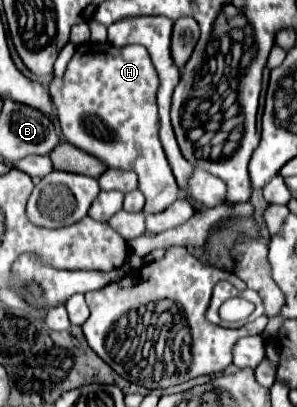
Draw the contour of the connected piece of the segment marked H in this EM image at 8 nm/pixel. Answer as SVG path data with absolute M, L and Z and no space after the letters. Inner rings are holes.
M108 42L80 44L64 78L54 78L50 84L64 138L76 148L102 158L108 168L134 170L138 174L138 188L146 196L146 214L164 212L178 200L178 186L158 140L156 88L158 74L146 48L110 48Z

